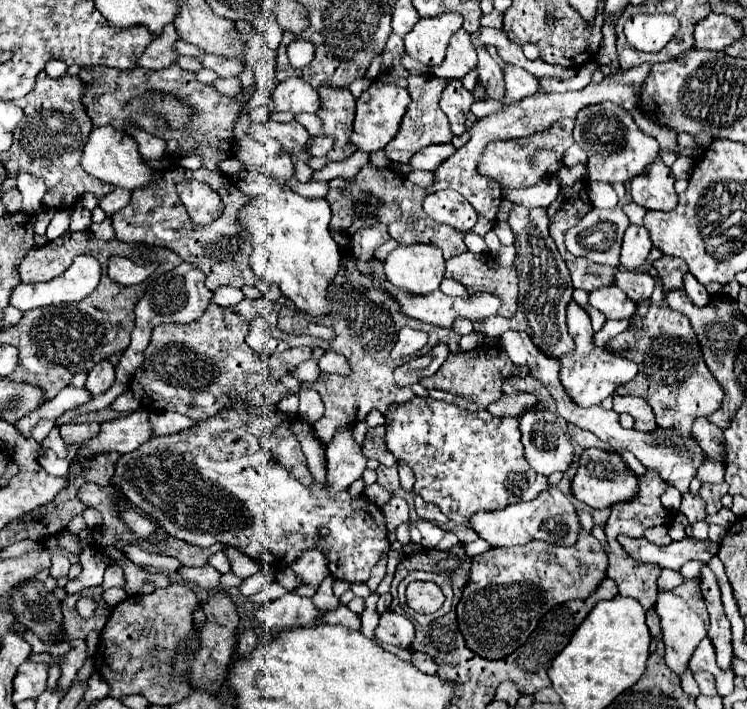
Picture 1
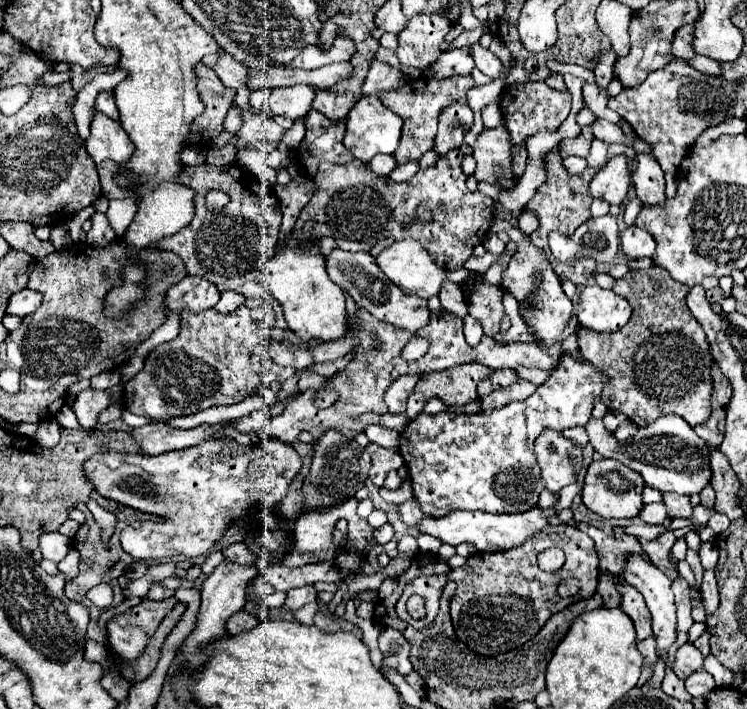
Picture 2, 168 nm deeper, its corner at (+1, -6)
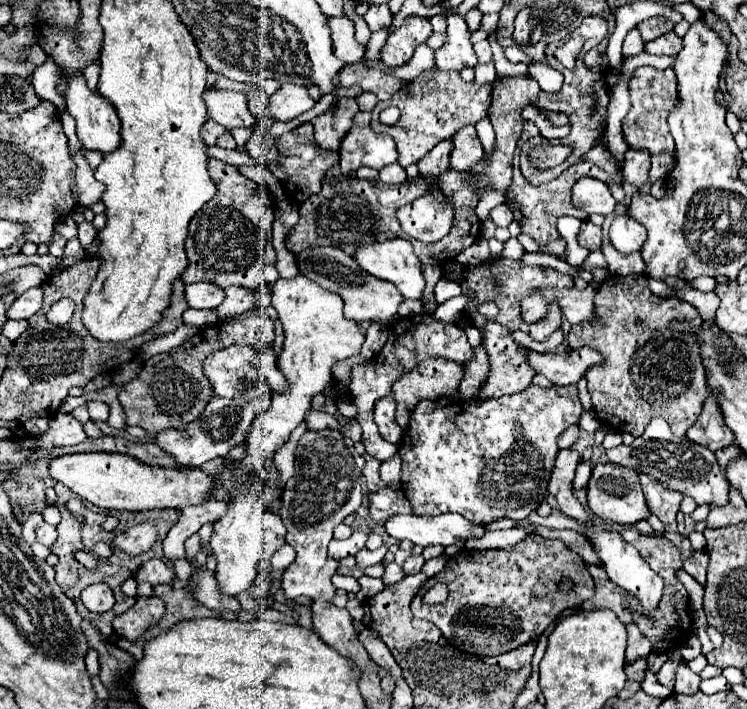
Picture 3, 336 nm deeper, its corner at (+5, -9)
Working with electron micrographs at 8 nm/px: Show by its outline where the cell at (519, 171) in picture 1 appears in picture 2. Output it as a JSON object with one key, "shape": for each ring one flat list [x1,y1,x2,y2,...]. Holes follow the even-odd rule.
{"shape":[[504,127,496,129,484,129,482,135,472,145,474,159,476,159,476,179,486,181,490,185,498,185,500,177,496,173,496,167,502,167,502,175,518,181,518,177,512,171,512,143,510,135]]}

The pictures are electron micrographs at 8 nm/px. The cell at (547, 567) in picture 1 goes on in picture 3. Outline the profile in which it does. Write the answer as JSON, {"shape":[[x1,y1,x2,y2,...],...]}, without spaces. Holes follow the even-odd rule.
{"shape":[[526,536,514,546,500,550,460,550,448,558,444,570,438,574,438,582,448,586,448,600,444,604,426,604,420,598,420,592,412,600,412,612,416,618,428,620,440,628,444,638,462,652,474,656,498,656,510,652,526,642,538,640,538,636,550,626,550,622,566,608,576,608,584,600,592,598,594,582,586,570,584,560,570,552,558,540,546,540,540,536],[562,580,574,582,570,592,560,592]]}

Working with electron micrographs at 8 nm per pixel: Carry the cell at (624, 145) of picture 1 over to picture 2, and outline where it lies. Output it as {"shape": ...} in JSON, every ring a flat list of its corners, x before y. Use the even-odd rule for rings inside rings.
{"shape":[[626,155,612,157,592,179,592,197,602,197,610,205,622,205,626,201,628,189,632,185,632,167]]}

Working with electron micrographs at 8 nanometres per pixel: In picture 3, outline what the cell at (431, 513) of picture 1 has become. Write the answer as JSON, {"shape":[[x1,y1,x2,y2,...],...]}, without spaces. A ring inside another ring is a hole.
{"shape":[[378,490,378,492,372,492,368,496,368,502,370,502,370,518,378,524,384,524,386,518,390,518,392,514,412,514,410,510,410,504,406,502,404,494,402,492,394,492,394,490]]}

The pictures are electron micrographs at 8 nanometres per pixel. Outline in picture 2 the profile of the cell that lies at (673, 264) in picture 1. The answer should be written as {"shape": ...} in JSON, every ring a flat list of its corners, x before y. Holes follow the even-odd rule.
{"shape":[[654,265,618,279,614,293,628,299,634,309,628,325,616,333,582,329,578,337,580,353,610,377,602,391,606,407,622,411,640,427,668,413,680,415,692,427,708,421,712,413,712,355,700,323,686,307,688,287,676,283,664,267]]}

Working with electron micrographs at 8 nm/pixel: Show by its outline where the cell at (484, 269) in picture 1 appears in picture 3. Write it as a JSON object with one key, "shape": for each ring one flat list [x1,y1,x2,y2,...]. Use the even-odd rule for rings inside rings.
{"shape":[[489,321,484,328,483,346,488,352,490,358,490,374,486,380,486,386,480,392,482,400,488,398,500,398,504,394,516,394,526,390,532,384,532,378,536,376,536,372,532,370,532,366,528,366,528,358,526,358,526,348,522,344,518,344,512,340,510,330,498,324,497,322]]}

